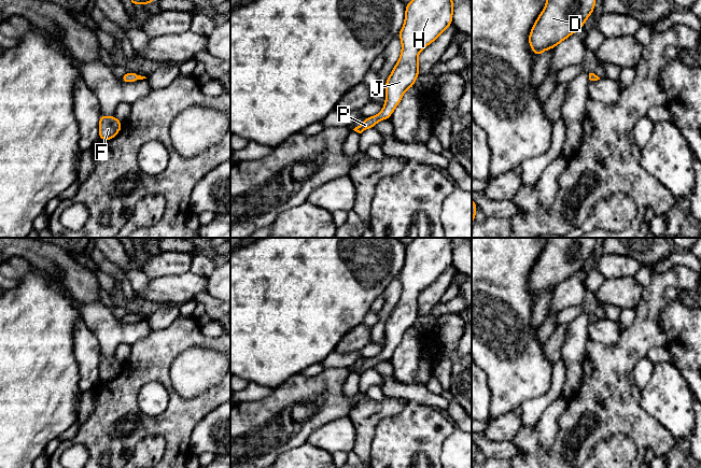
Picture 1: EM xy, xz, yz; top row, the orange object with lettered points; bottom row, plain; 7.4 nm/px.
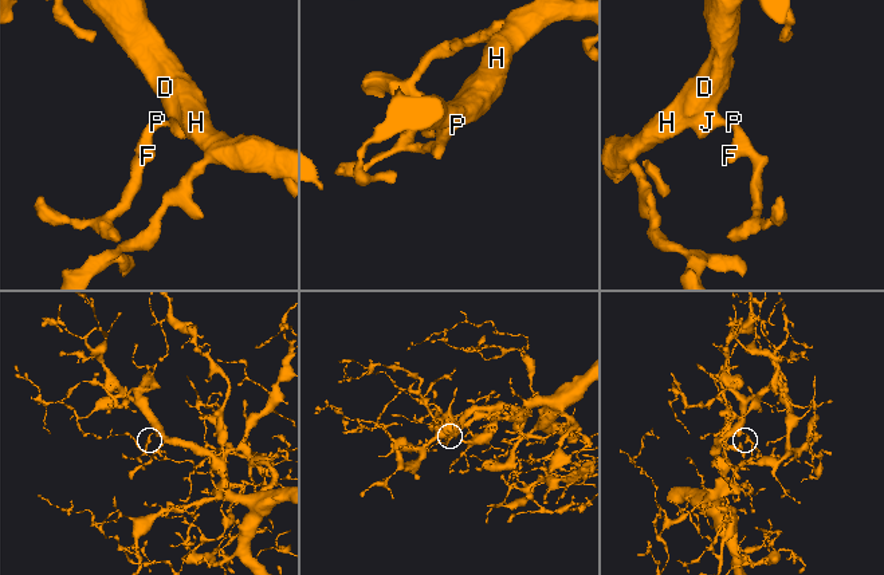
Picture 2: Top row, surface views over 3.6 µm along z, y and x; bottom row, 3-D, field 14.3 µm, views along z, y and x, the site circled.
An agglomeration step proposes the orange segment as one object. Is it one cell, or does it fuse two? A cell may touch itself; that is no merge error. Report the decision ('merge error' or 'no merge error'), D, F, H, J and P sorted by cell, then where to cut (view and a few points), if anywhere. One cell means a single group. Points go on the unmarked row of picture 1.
no merge error | D F H J P | no cut

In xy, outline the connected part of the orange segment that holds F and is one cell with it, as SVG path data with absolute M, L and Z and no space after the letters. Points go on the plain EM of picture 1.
M100 356L99 379L102 382L113 380L121 371L122 364L115 357Z

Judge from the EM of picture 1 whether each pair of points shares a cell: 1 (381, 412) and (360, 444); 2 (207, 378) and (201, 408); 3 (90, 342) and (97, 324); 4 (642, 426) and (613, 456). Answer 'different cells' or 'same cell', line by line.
1: same cell
2: different cells
3: different cells
4: different cells

